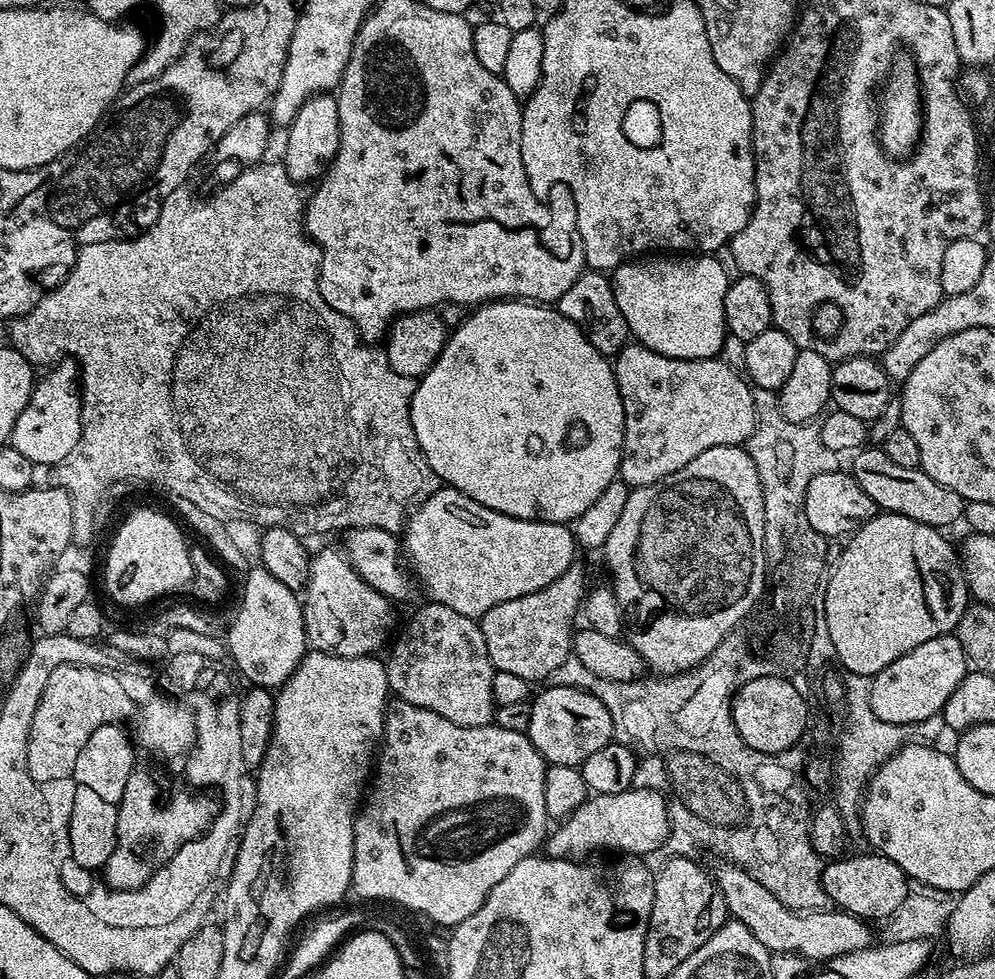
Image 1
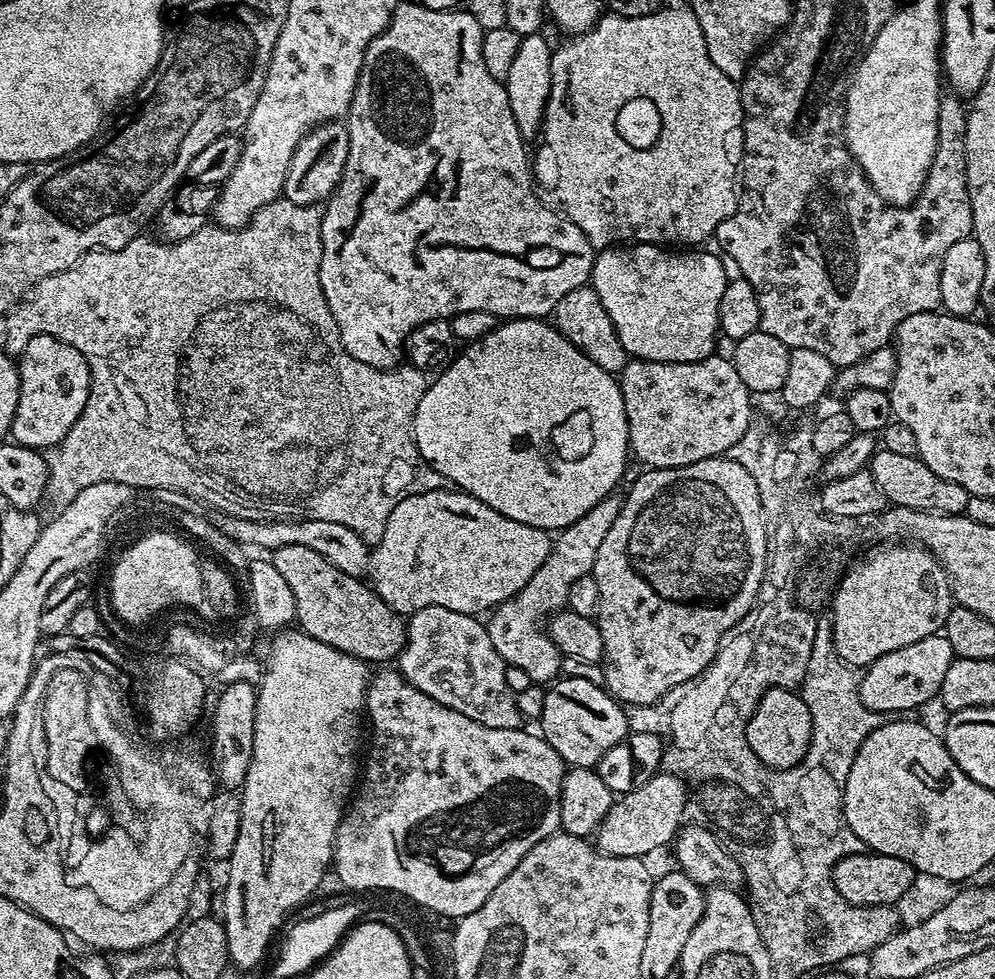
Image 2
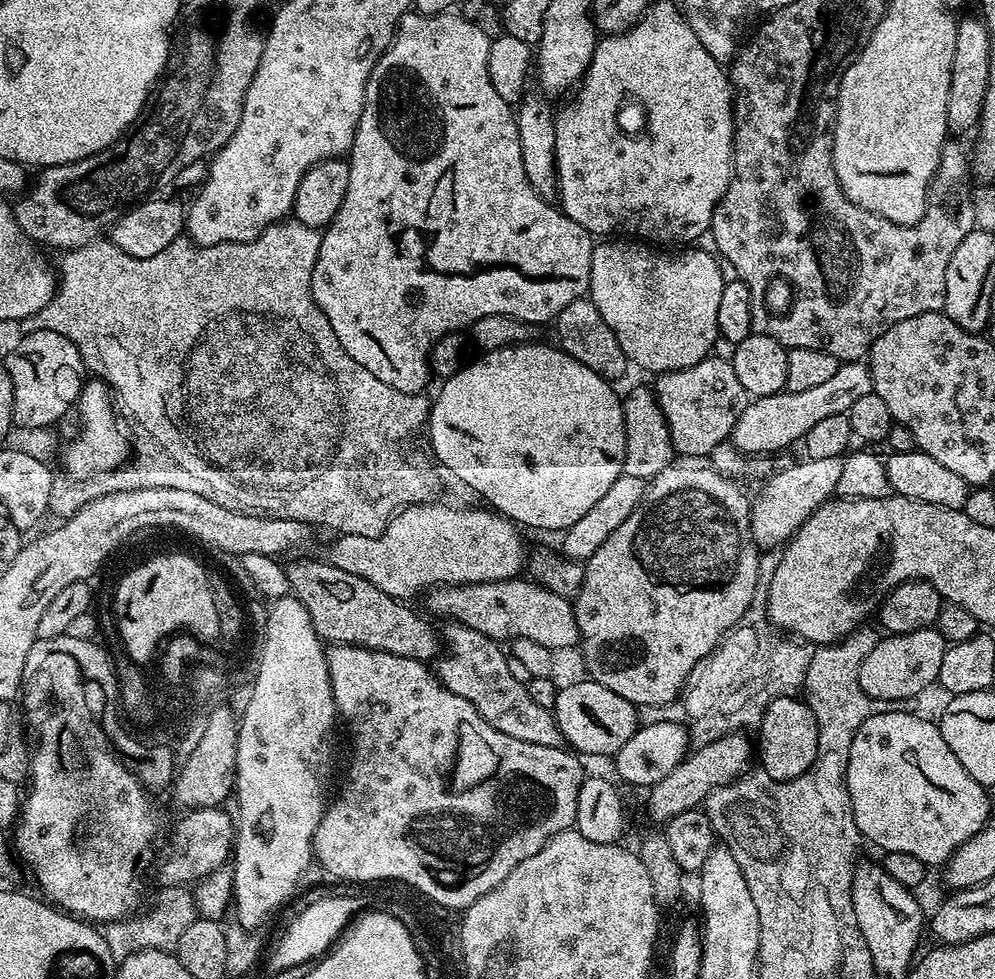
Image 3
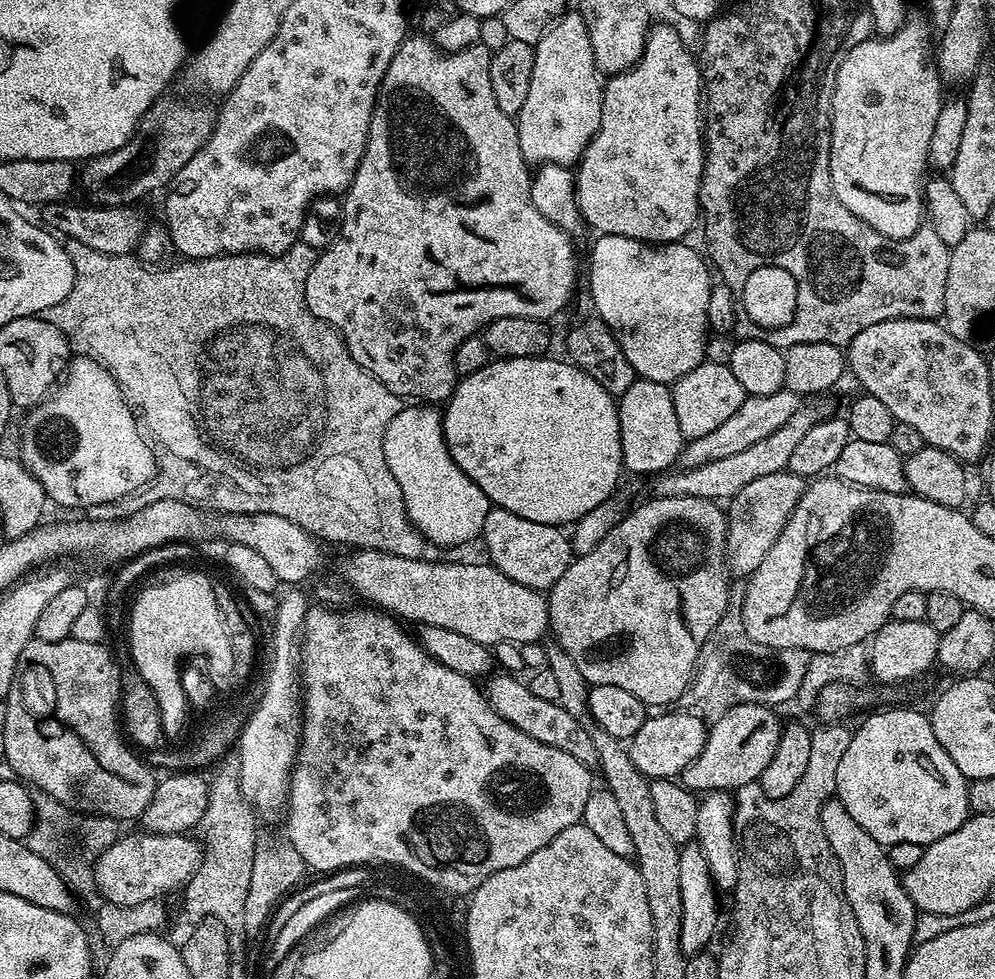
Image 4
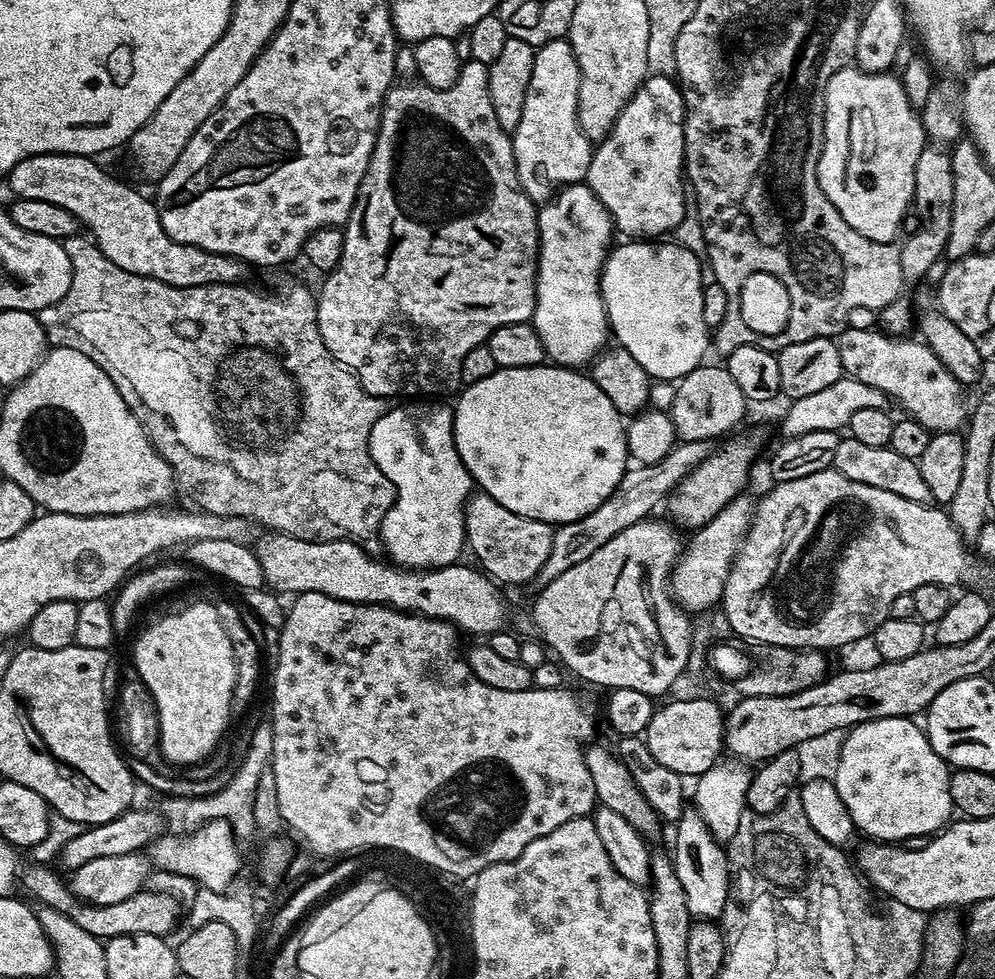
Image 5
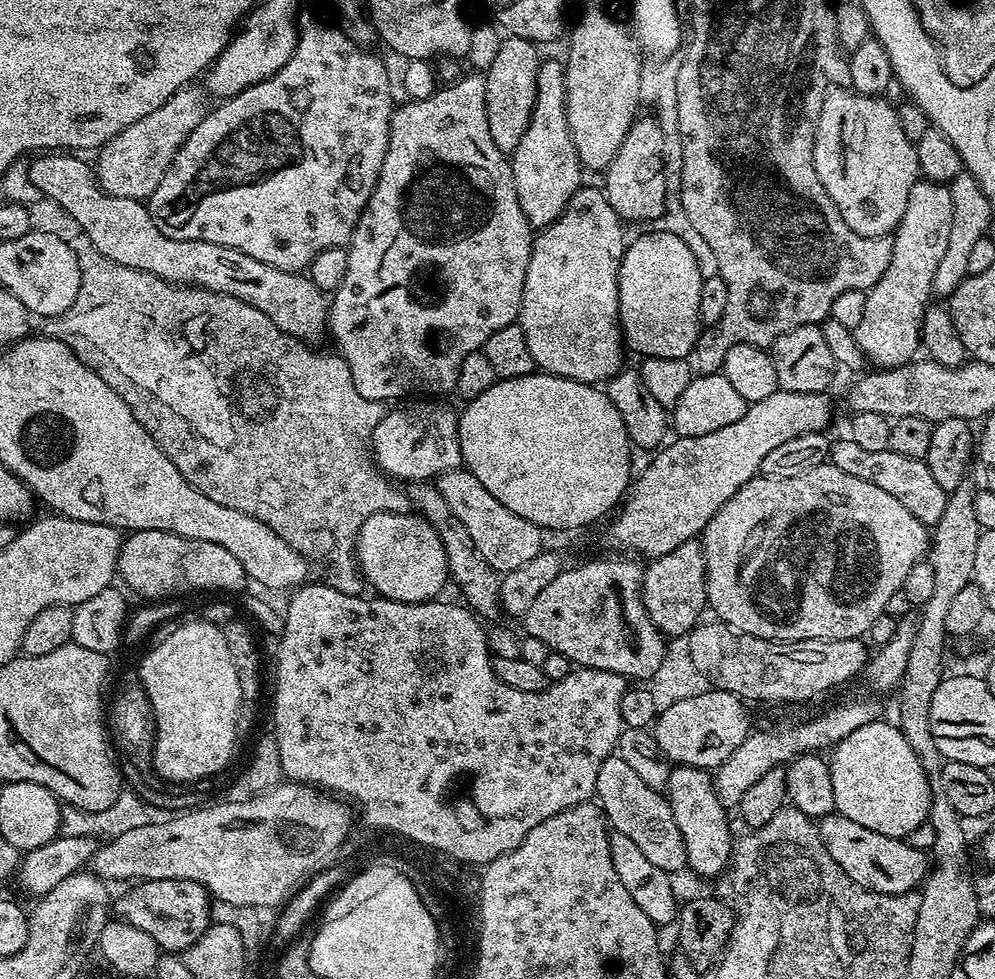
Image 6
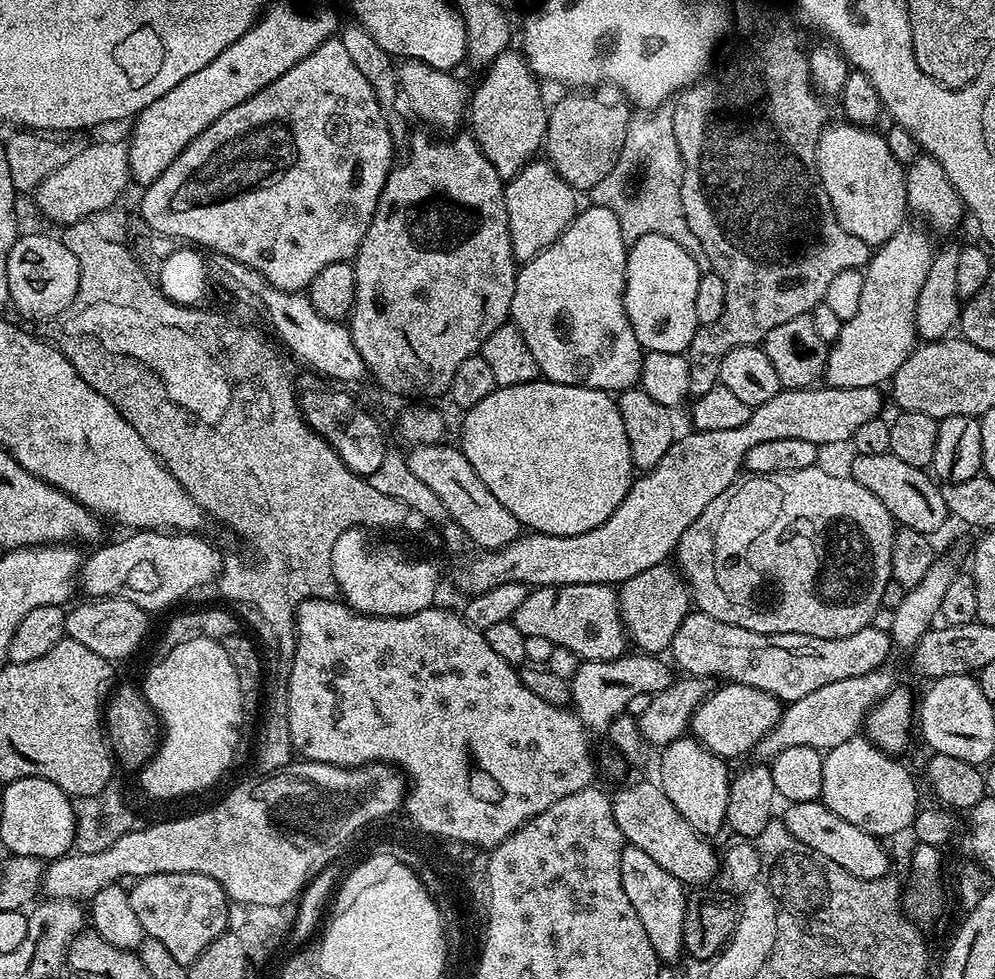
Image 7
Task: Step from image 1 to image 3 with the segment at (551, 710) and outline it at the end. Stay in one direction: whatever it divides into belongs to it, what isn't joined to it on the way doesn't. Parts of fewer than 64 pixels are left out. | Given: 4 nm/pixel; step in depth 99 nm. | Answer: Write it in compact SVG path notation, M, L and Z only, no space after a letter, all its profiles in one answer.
M580 678L577 684L568 684L556 693L556 706L554 715L558 722L558 730L564 736L564 744L577 753L588 756L611 757L636 732L638 721L636 721L637 705L626 702L614 690L606 690L597 680L591 678Z

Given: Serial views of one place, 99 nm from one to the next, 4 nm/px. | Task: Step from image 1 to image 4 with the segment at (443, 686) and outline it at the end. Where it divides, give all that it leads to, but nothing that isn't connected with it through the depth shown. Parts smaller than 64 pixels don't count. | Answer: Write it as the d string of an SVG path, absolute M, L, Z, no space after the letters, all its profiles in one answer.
M512 674L493 675L487 684L486 695L490 706L499 716L506 718L506 722L522 730L522 734L530 734L530 738L538 742L546 742L548 746L554 746L558 750L566 750L566 754L578 758L578 762L582 762L587 768L597 767L598 754L594 750L589 725L578 722L578 718L571 714L566 714L559 702L545 702L542 698L534 698L527 683Z

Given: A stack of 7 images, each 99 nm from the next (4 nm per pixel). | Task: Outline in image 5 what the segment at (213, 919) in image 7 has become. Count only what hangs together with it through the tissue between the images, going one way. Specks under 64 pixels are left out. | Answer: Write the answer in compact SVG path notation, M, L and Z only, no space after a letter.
M33 863L31 867L20 876L25 890L33 892L39 903L50 906L61 912L63 916L68 916L74 922L78 922L78 926L82 926L82 930L86 930L86 934L94 934L101 942L107 942L110 938L122 934L154 934L168 938L175 930L176 923L182 920L180 904L168 892L141 890L122 902L114 902L114 906L86 904L72 895L69 881L65 877L63 880L59 876L61 873L55 867L45 866L43 863Z

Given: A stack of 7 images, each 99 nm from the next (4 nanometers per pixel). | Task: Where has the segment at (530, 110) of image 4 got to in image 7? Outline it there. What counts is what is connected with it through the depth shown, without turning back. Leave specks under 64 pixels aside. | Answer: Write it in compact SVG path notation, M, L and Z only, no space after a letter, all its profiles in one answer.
M533 158L518 175L505 183L506 218L517 261L534 259L567 230L578 211L576 196L577 189L571 188L544 158Z

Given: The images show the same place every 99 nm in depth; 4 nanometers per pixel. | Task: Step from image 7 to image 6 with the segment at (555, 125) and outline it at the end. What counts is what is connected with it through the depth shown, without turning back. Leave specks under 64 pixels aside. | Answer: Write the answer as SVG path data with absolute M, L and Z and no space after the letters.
M600 8L586 9L570 36L571 32L567 37L568 60L564 64L568 133L581 165L600 174L610 166L632 123L638 119L641 53L625 21L623 24L615 20Z

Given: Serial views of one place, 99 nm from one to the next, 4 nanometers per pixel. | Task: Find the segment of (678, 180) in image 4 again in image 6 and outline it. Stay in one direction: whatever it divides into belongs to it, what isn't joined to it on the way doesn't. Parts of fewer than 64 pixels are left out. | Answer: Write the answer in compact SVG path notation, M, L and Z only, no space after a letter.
M641 115L632 123L618 154L603 173L602 191L608 197L610 206L619 214L621 221L652 220L659 221L664 215L666 197L670 191L668 180L664 177L666 169L665 138L660 124L651 115Z

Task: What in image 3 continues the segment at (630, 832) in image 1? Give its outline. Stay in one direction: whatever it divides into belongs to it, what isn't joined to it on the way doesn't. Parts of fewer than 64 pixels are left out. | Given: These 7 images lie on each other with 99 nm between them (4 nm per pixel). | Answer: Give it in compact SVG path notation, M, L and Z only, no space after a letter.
M743 731L732 732L726 737L718 738L717 741L709 745L702 745L695 750L689 751L684 757L684 761L662 782L653 784L648 796L648 816L652 820L666 822L678 814L690 810L691 808L700 808L704 799L716 788L726 786L734 782L739 776L749 771L751 762L754 760L754 744L747 740Z

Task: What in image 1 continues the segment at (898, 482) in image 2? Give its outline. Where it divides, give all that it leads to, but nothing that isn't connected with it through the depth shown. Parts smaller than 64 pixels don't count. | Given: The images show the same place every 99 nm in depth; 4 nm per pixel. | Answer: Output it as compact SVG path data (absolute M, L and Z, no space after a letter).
M865 446L851 460L852 477L858 482L858 486L862 486L862 490L866 490L866 494L870 494L877 509L902 514L906 518L914 518L914 522L922 522L941 530L963 517L966 502L962 497L954 494L954 490L946 490L942 482L934 482L934 478L930 478L930 474L926 474L920 467L896 465L891 458L886 458L883 447Z

